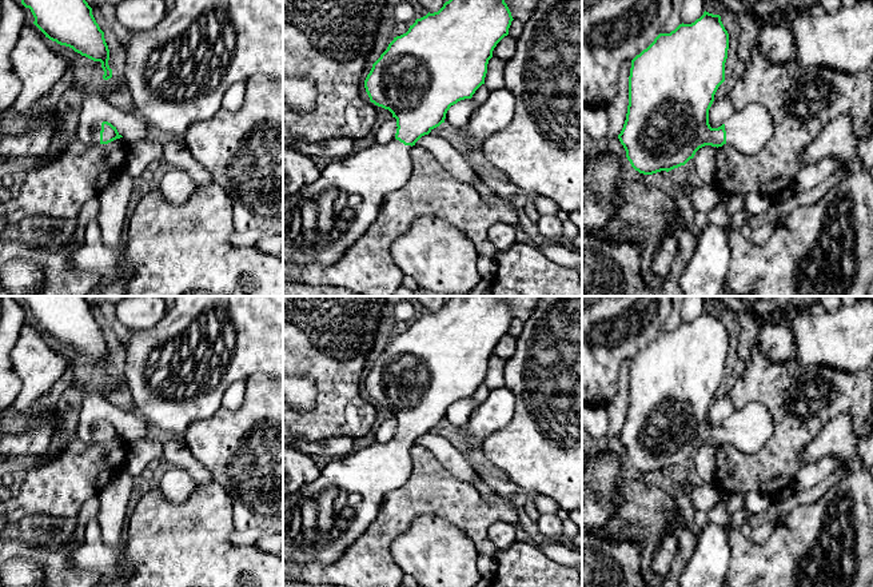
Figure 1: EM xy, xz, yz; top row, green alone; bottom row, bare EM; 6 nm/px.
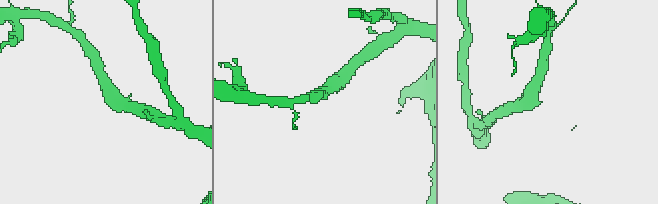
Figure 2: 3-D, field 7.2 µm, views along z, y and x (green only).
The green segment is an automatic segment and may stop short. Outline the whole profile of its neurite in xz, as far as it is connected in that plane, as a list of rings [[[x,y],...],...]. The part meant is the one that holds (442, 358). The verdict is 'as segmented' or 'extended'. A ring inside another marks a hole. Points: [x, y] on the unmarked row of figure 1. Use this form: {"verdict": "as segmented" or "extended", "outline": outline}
{"verdict": "extended", "outline": [[[451,296],[434,312],[416,318],[408,330],[394,336],[372,363],[364,379],[370,400],[388,408],[396,418],[395,436],[387,443],[374,443],[342,459],[331,459],[319,476],[302,490],[283,496],[283,560],[296,564],[332,564],[375,520],[391,491],[403,486],[412,471],[411,446],[445,422],[451,404],[471,398],[485,383],[489,359],[497,343],[509,334],[513,320],[505,296]]]}

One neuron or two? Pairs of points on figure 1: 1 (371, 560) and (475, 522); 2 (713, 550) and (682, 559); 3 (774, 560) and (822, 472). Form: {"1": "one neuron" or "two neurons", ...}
{"1": "one neuron", "2": "two neurons", "3": "two neurons"}

